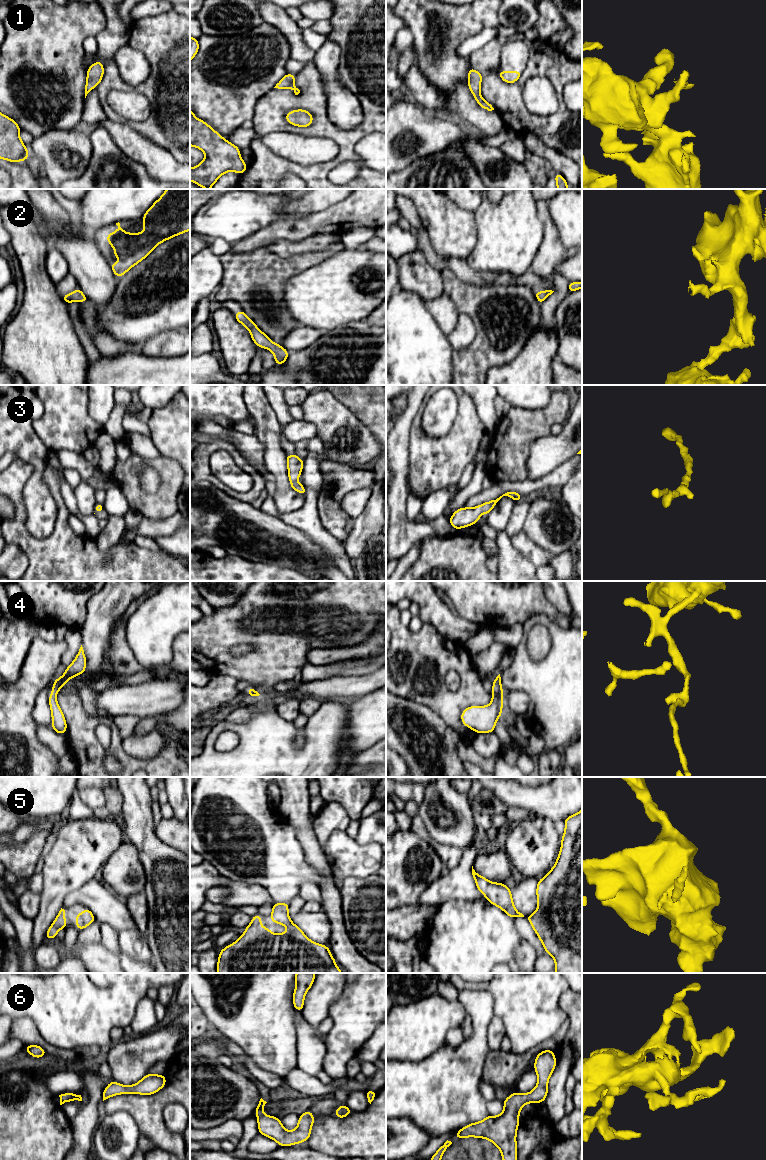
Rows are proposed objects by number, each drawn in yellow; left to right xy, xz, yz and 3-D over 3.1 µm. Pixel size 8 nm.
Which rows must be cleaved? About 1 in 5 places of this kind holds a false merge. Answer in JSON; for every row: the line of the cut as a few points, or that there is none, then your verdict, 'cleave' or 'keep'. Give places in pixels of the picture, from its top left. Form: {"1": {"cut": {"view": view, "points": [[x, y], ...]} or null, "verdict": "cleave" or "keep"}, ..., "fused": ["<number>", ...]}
{"1": {"cut": null, "verdict": "keep"}, "2": {"cut": null, "verdict": "keep"}, "3": {"cut": null, "verdict": "keep"}, "4": {"cut": null, "verdict": "keep"}, "5": {"cut": null, "verdict": "keep"}, "6": {"cut": null, "verdict": "keep"}, "fused": []}

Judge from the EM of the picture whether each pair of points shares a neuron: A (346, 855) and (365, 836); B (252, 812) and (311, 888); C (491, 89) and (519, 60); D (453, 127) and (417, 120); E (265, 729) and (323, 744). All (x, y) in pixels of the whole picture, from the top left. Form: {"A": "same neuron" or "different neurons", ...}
{"A": "different neurons", "B": "different neurons", "C": "different neurons", "D": "same neuron", "E": "same neuron"}

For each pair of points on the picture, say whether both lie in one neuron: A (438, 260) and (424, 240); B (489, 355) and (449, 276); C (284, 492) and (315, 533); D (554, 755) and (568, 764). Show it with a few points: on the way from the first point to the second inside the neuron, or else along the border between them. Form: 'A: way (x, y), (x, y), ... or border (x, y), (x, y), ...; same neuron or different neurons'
A: way (433, 255), (426, 245); same neuron
B: way (488, 335), (478, 321), (475, 307), (464, 296); same neuron
C: border (305, 500), (297, 509), (280, 514); different neurons
D: border (560, 750), (561, 766); different neurons

